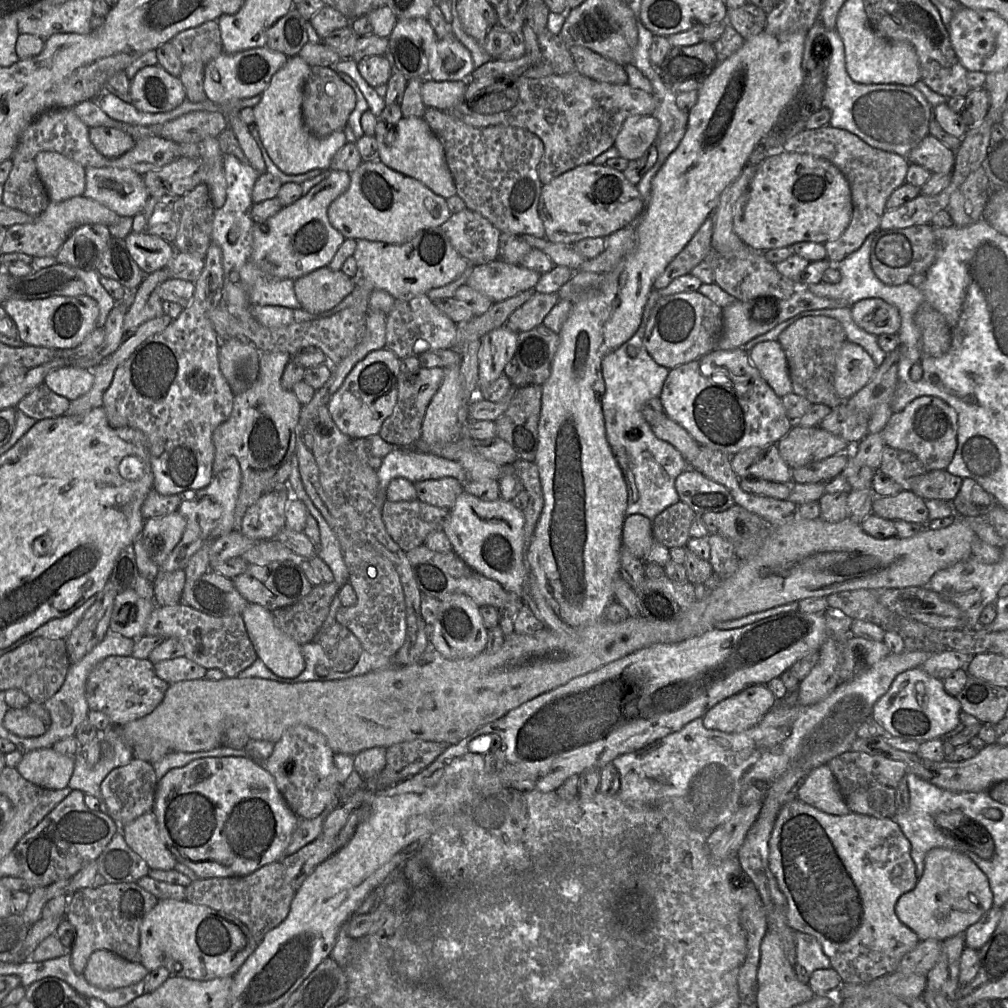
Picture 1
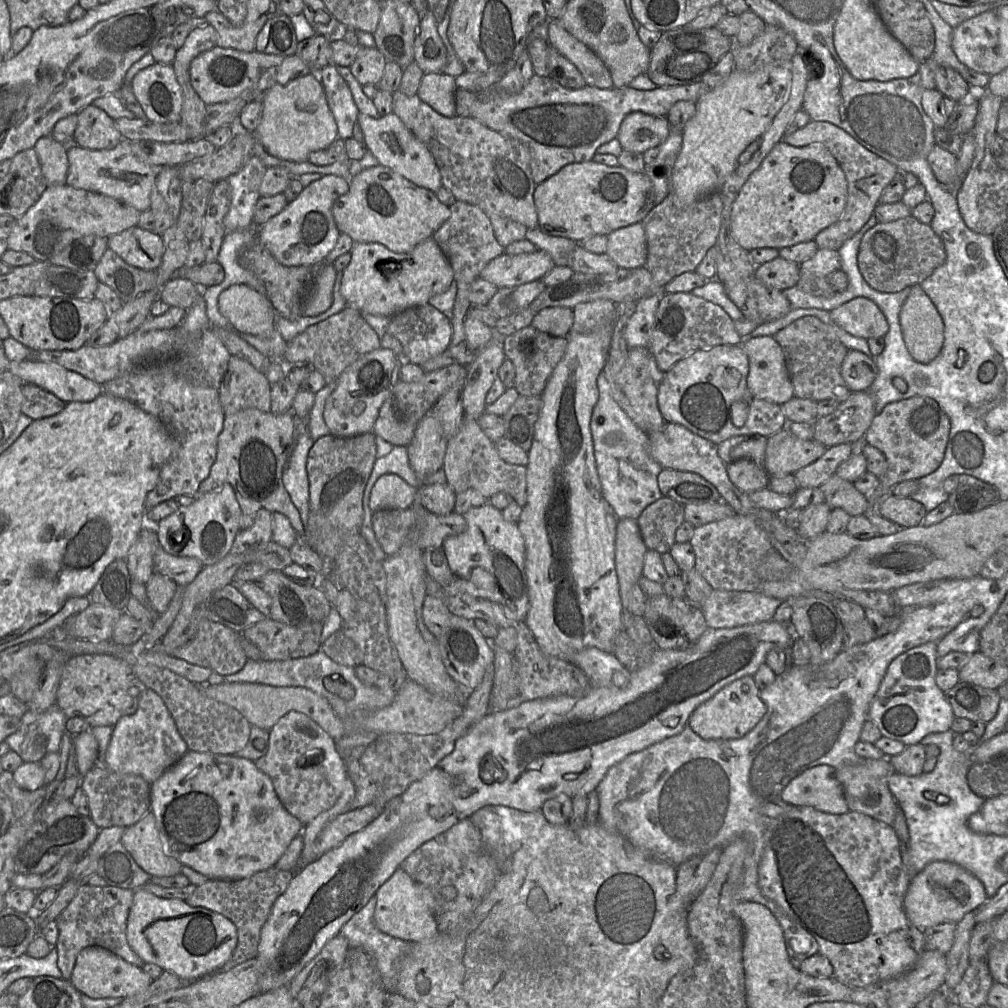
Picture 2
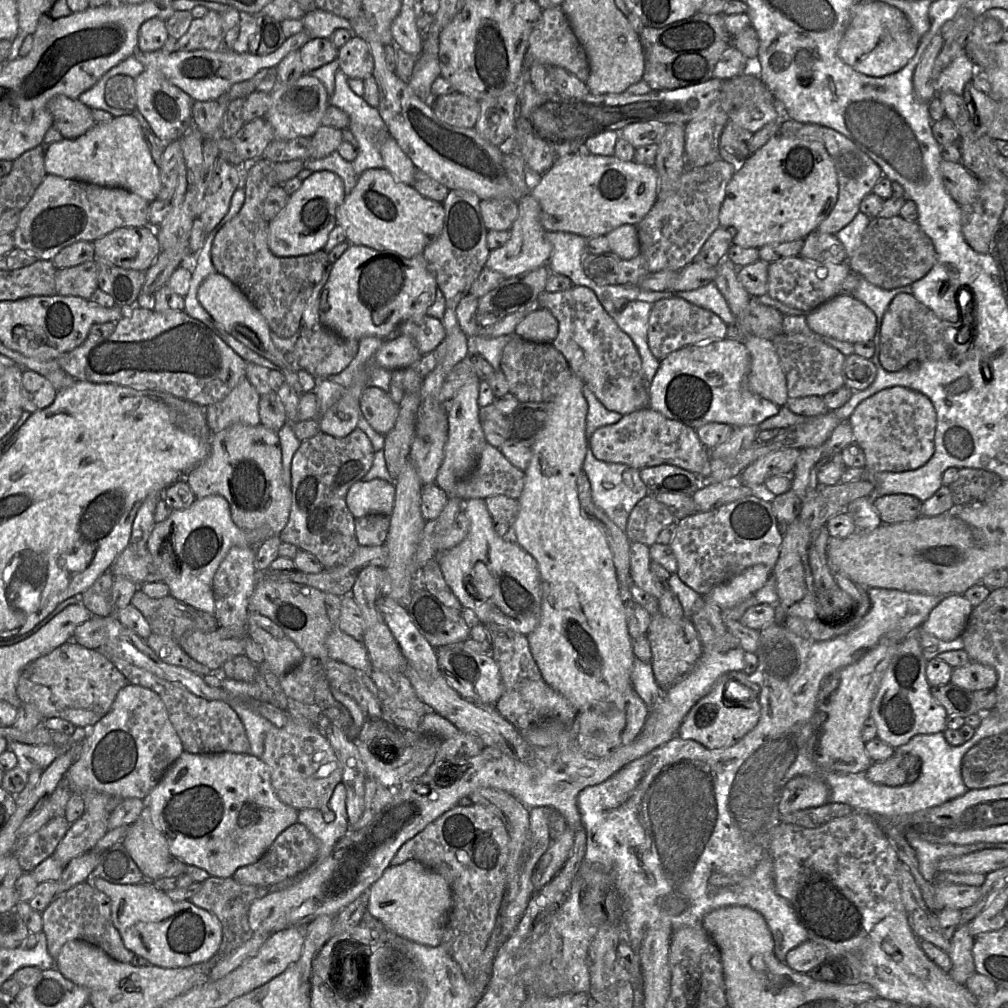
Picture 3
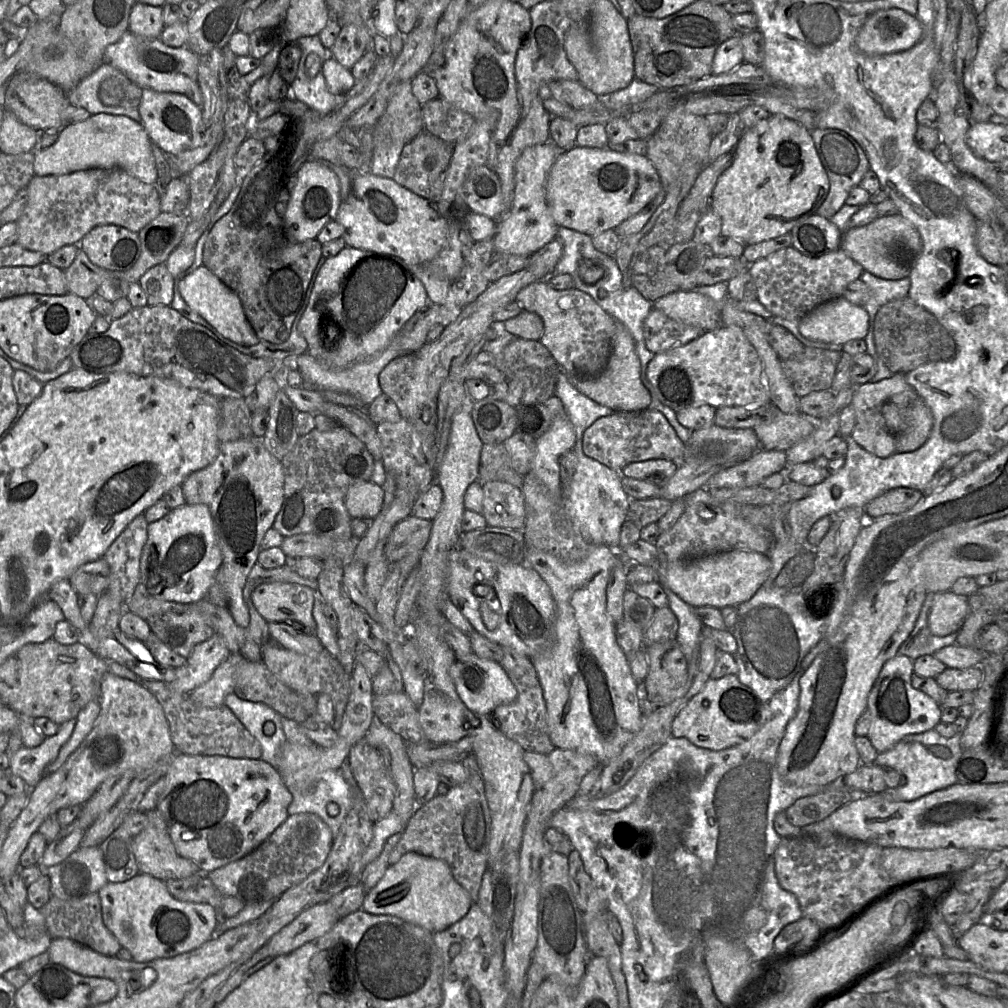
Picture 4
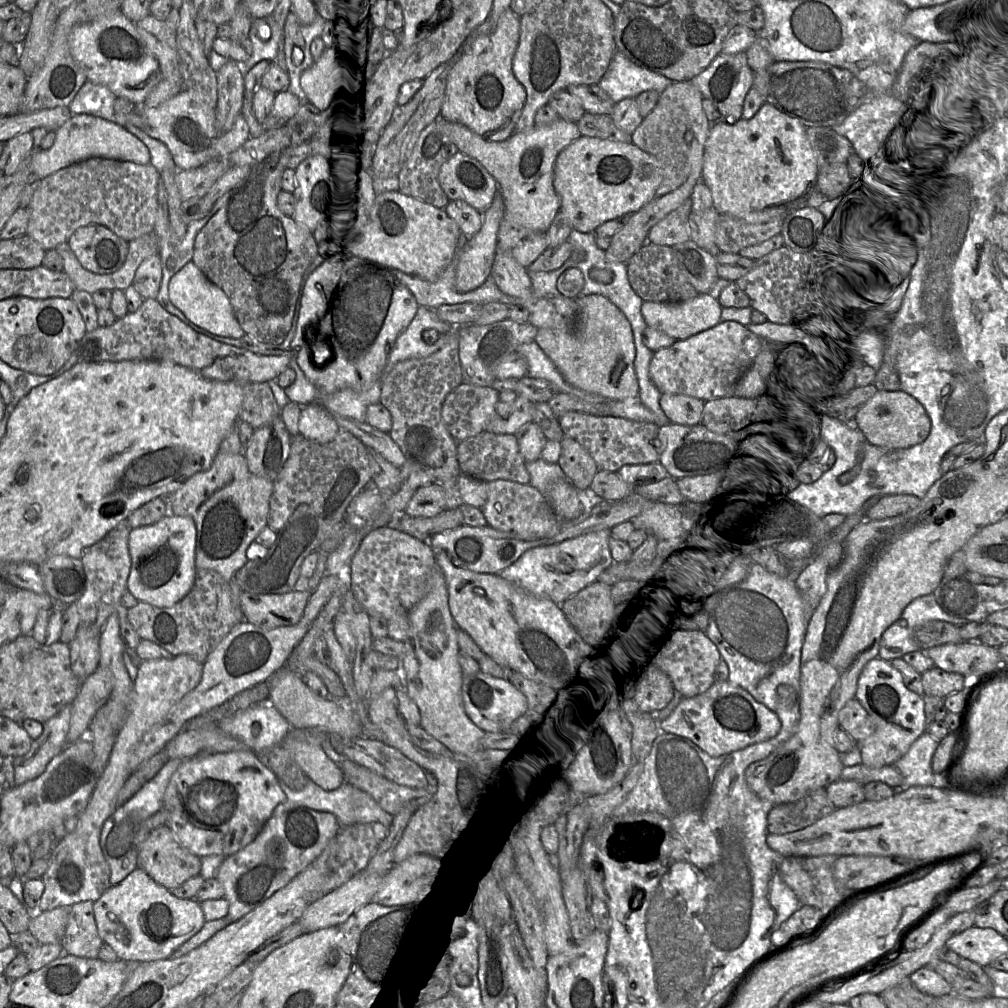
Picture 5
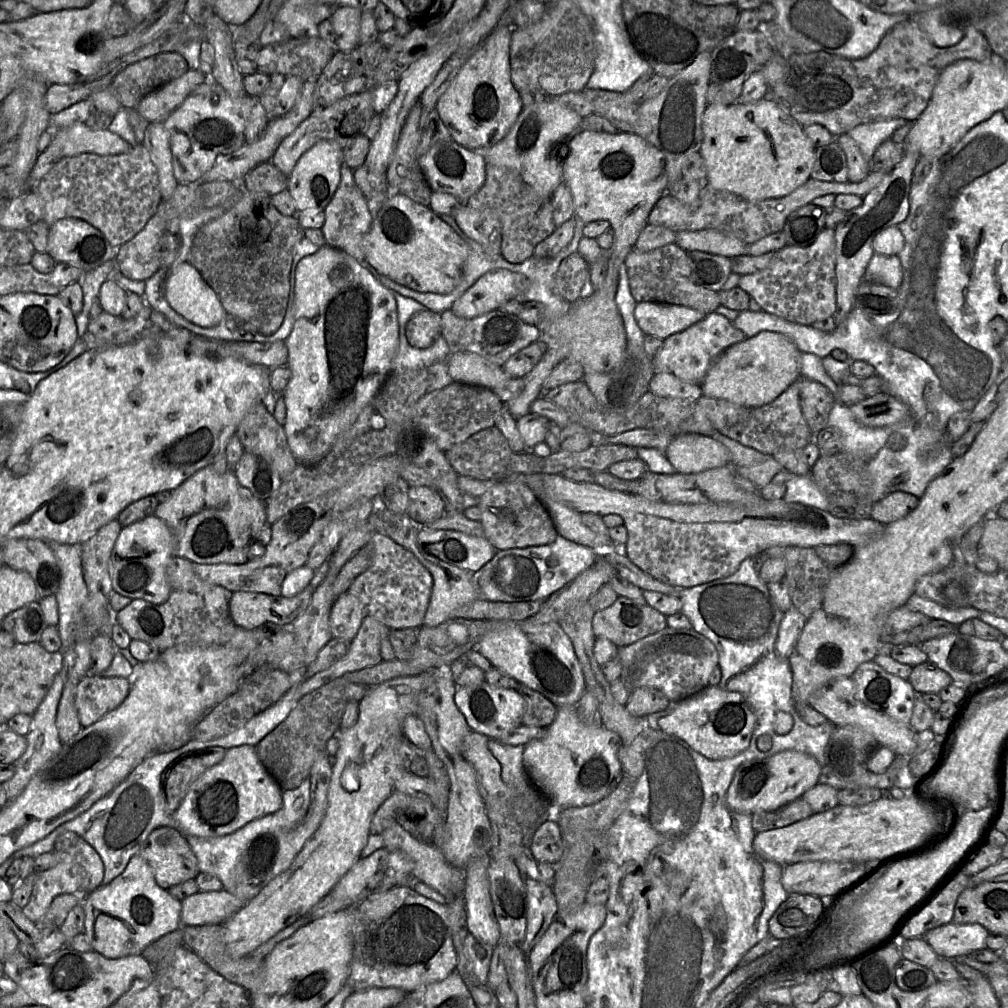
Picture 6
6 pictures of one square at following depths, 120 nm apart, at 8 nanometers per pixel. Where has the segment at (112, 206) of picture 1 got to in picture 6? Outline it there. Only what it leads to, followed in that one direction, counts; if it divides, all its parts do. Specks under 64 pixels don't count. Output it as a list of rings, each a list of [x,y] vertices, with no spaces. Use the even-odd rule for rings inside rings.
[[[82,122],[57,129],[54,138],[61,148],[62,158],[83,153],[118,155],[132,148],[126,140],[108,129],[92,129]]]

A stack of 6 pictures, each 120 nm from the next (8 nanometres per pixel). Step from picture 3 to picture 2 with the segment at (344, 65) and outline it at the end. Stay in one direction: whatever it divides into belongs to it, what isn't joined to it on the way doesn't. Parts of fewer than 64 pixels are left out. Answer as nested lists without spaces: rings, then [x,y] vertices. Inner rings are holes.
[[[362,47],[349,68],[361,85],[378,85],[386,62],[385,56],[376,47]]]

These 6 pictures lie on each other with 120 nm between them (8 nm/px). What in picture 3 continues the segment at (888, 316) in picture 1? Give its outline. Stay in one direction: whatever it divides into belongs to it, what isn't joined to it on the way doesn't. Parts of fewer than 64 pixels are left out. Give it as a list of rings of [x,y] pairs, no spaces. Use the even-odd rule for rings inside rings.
[[[838,295],[806,314],[809,328],[820,335],[857,344],[876,334],[875,313],[853,296]]]

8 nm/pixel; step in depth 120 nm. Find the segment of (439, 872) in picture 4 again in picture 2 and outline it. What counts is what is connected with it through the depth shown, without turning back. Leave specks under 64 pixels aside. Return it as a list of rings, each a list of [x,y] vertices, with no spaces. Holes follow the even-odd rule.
[[[401,867],[378,888],[375,897],[377,903],[374,922],[382,932],[409,942],[429,940],[438,933],[435,894],[428,887],[415,881]]]

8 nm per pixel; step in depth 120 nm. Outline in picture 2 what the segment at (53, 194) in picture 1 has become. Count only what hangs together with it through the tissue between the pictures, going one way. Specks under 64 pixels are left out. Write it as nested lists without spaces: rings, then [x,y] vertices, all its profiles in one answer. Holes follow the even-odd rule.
[[[46,136],[36,142],[34,149],[47,184],[66,184],[69,169],[67,148],[52,136]]]

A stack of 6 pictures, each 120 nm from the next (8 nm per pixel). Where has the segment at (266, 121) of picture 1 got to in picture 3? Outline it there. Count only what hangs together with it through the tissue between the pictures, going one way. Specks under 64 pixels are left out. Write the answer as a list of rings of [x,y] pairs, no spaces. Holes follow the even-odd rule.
[[[306,73],[293,83],[278,84],[270,93],[270,105],[264,116],[274,131],[274,139],[291,140],[298,137],[311,137],[320,126],[348,128],[346,113],[330,105],[328,92],[323,83]]]

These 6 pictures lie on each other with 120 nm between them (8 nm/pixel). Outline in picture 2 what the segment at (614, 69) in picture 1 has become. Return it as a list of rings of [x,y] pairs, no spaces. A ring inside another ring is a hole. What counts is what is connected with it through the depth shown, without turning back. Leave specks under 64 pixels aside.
[[[559,19],[548,21],[547,42],[578,68],[586,85],[600,89],[613,87],[612,76],[606,64],[586,44],[571,35]]]

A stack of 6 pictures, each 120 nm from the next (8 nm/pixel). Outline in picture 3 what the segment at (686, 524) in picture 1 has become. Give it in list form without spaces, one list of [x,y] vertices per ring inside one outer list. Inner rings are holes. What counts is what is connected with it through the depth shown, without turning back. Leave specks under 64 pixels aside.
[[[648,494],[641,499],[631,511],[626,534],[630,541],[651,546],[657,543],[657,537],[667,525],[676,522],[669,508]]]

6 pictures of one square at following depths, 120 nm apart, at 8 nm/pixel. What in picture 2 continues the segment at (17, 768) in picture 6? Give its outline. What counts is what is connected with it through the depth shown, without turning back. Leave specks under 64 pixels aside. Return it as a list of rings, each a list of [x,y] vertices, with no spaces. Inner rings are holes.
[[[54,704],[45,711],[27,711],[18,730],[5,741],[24,762],[40,762],[47,754],[59,753],[67,732],[68,717]]]

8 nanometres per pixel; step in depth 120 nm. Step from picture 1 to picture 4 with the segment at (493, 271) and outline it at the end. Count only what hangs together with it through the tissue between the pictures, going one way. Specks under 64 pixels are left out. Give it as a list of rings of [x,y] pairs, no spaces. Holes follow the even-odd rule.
[[[548,141],[527,147],[515,163],[515,188],[511,209],[497,223],[495,253],[531,256],[556,238],[555,223],[546,200],[546,179],[553,164],[563,151]]]

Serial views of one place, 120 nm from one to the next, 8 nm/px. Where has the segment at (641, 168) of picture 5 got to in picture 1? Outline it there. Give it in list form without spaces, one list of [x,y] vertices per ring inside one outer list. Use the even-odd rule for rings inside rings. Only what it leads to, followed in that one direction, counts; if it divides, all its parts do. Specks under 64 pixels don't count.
[[[580,165],[544,184],[538,203],[545,238],[554,243],[577,243],[585,238],[607,237],[628,226],[645,210],[645,202],[623,172],[607,165]]]

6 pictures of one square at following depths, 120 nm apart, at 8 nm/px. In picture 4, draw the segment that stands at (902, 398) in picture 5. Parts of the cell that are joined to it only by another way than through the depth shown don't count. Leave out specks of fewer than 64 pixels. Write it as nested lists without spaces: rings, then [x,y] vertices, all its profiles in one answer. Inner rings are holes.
[[[918,397],[908,406],[888,401],[882,415],[895,438],[895,453],[908,453],[919,449],[932,433],[933,416],[926,402]]]

